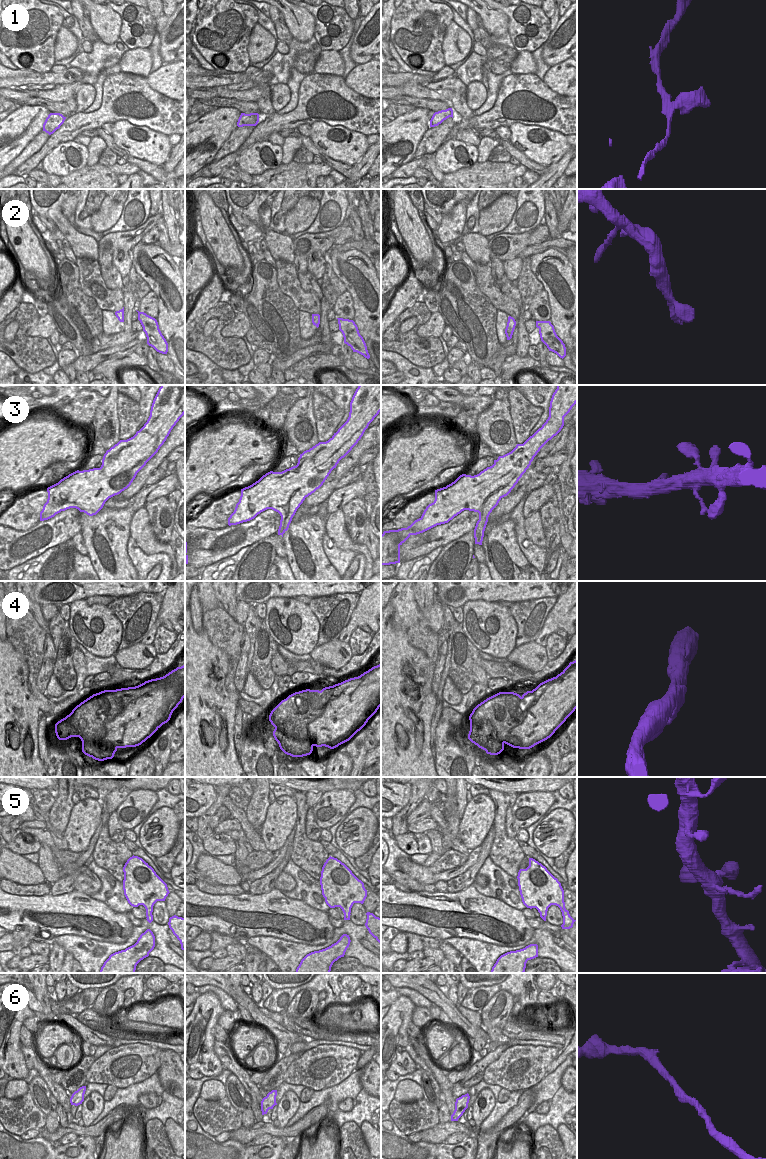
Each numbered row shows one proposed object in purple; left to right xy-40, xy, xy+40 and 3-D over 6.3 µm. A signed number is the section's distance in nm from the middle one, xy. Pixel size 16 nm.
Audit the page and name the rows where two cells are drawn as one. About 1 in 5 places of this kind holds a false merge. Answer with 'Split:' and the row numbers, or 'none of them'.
Split: none of them

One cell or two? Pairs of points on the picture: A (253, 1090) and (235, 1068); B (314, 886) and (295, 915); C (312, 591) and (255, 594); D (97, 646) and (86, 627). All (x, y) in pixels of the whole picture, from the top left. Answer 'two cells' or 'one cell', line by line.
A: one cell
B: two cells
C: one cell
D: one cell

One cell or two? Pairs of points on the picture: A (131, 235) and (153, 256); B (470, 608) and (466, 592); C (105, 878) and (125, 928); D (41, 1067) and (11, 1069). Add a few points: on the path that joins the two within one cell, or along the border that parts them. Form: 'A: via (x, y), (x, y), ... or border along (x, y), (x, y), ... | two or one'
A: border along (140, 241), (130, 252) | two
B: border along (492, 601), (484, 599), (467, 600), (461, 606) | two
C: border along (98, 900), (104, 901), (113, 910), (123, 913) | two
D: border along (21, 1045), (21, 1051), (25, 1059) | two

